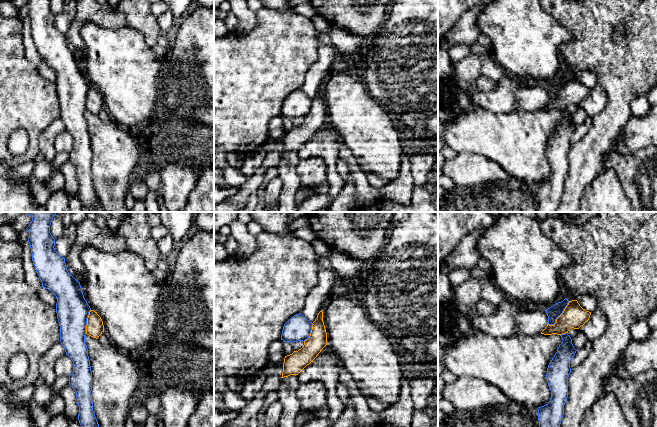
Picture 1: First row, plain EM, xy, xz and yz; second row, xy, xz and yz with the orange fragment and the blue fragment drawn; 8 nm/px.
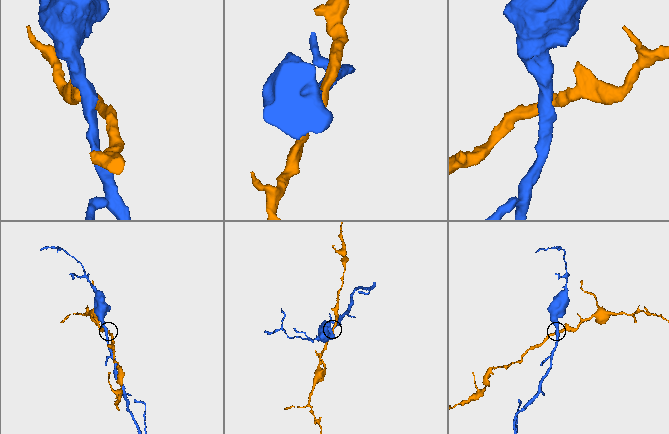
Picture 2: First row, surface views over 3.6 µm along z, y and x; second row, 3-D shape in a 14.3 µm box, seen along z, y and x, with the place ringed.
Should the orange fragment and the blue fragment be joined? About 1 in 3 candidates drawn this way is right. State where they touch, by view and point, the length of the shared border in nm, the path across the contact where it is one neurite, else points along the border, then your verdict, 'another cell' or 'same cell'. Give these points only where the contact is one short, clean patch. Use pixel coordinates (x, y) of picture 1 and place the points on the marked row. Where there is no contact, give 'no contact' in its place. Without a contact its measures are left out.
yz (560, 315) | 260 nm | along yz (569, 301), (556, 321), (549, 325) | another cell

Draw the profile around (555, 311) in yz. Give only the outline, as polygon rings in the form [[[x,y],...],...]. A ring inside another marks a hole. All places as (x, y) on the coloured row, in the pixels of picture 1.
[[[565,298],[563,301],[558,302],[550,308],[546,309],[549,325],[554,325],[556,323],[556,319],[563,313],[568,303],[568,299]]]

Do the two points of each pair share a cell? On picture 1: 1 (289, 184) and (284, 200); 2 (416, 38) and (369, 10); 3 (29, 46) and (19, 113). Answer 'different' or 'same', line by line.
1: same
2: different
3: different

